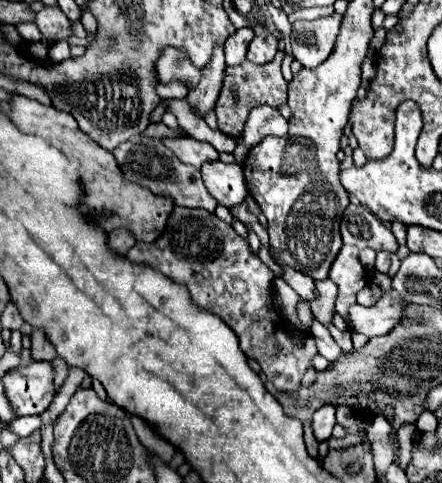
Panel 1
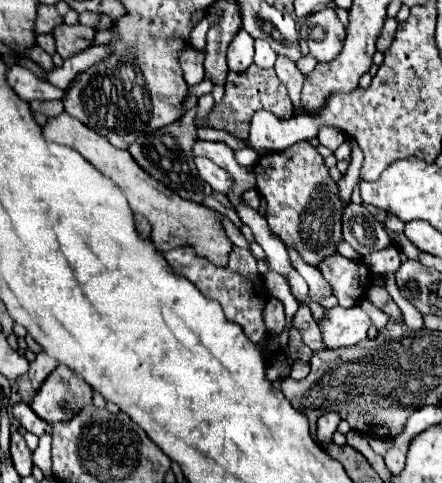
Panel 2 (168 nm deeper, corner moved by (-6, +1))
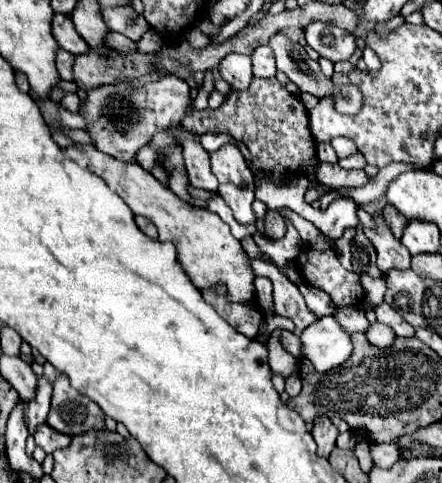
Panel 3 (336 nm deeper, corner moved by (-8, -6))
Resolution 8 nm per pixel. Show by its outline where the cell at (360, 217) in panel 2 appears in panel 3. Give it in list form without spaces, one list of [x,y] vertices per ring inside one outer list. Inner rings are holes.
[[[358,227],[358,233],[352,239],[352,265],[354,265],[354,273],[358,275],[384,279],[384,273],[376,267],[376,251],[372,243],[366,239],[366,235],[362,233],[362,227]]]

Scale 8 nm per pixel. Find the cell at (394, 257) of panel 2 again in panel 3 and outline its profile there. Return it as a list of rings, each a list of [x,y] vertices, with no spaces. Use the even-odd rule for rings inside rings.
[[[374,215],[372,219],[374,219],[374,229],[364,227],[364,235],[370,239],[370,243],[374,243],[380,271],[388,273],[390,269],[408,269],[410,253],[400,243],[400,239],[394,237],[390,227],[386,225],[384,215]]]

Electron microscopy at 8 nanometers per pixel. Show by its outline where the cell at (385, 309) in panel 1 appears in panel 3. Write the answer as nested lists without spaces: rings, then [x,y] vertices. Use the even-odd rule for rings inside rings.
[[[332,315],[320,317],[312,327],[306,327],[300,335],[300,343],[304,357],[316,371],[330,371],[344,363],[352,353],[350,335]]]

